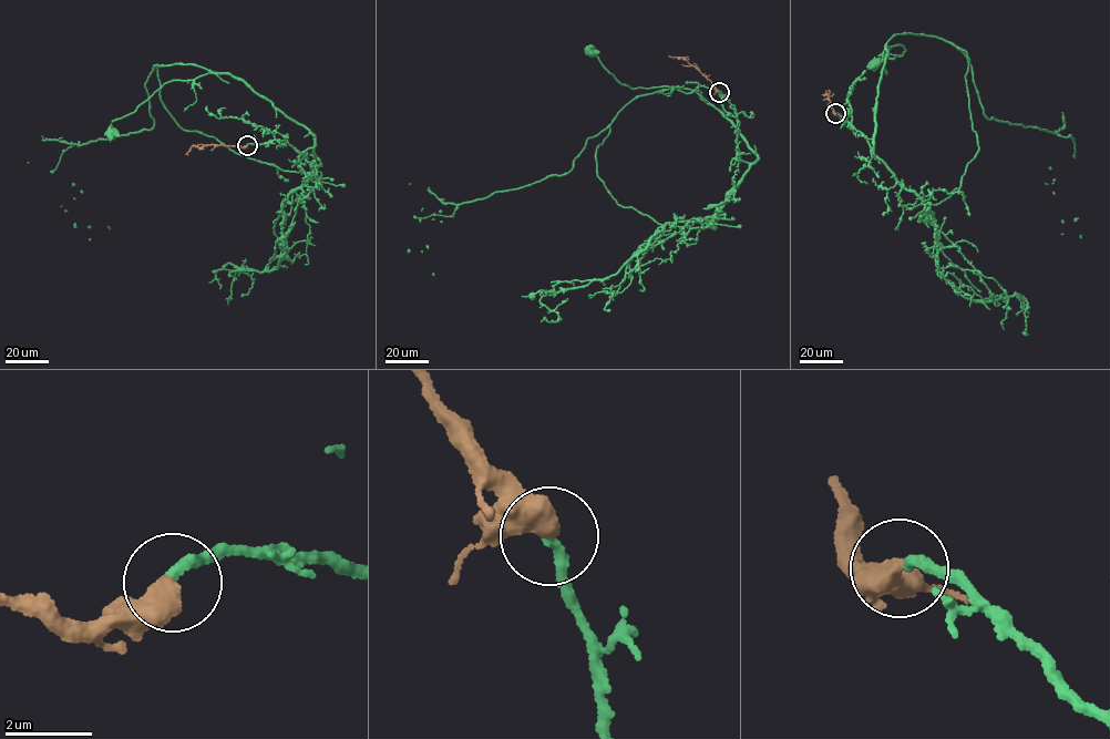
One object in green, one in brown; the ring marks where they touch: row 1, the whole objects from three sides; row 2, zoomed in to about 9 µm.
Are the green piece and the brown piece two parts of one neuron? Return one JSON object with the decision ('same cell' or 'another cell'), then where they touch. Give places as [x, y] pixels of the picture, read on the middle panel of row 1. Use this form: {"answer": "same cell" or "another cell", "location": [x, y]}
{"answer": "same cell", "location": [719, 92]}

